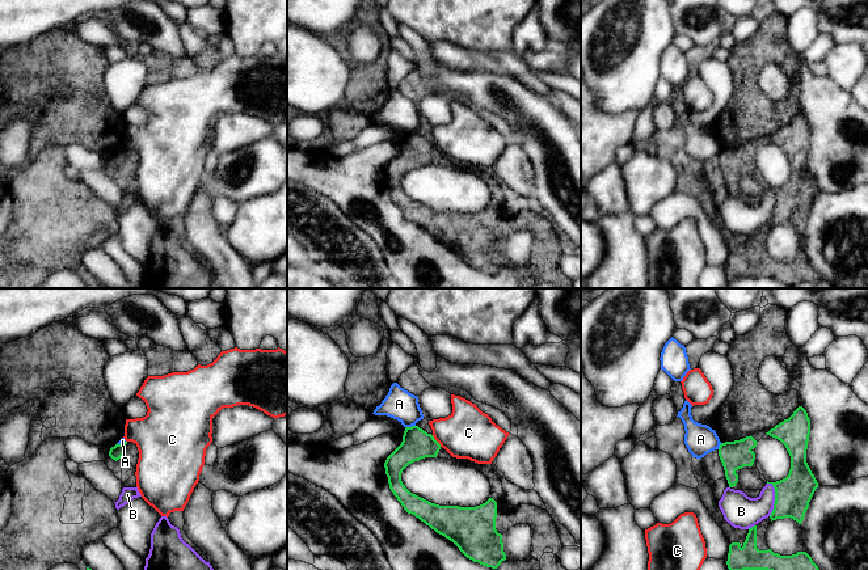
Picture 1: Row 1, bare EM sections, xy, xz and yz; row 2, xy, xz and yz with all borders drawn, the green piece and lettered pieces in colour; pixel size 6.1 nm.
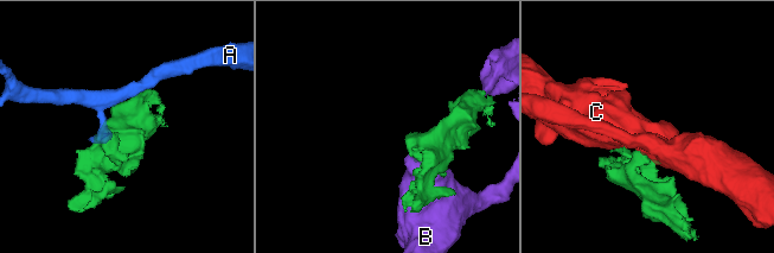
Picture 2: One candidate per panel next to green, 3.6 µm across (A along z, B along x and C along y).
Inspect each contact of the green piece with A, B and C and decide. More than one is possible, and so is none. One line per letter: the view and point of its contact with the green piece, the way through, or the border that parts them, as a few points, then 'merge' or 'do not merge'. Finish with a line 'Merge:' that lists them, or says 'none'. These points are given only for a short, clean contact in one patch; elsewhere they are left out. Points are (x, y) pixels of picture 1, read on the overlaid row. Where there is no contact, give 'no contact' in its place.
A: contact xz (409, 427); border xz (414, 425), (405, 427); do not merge
B: contact yz (775, 499); do not merge
C: contact xz (435, 440); do not merge
Merge: none

